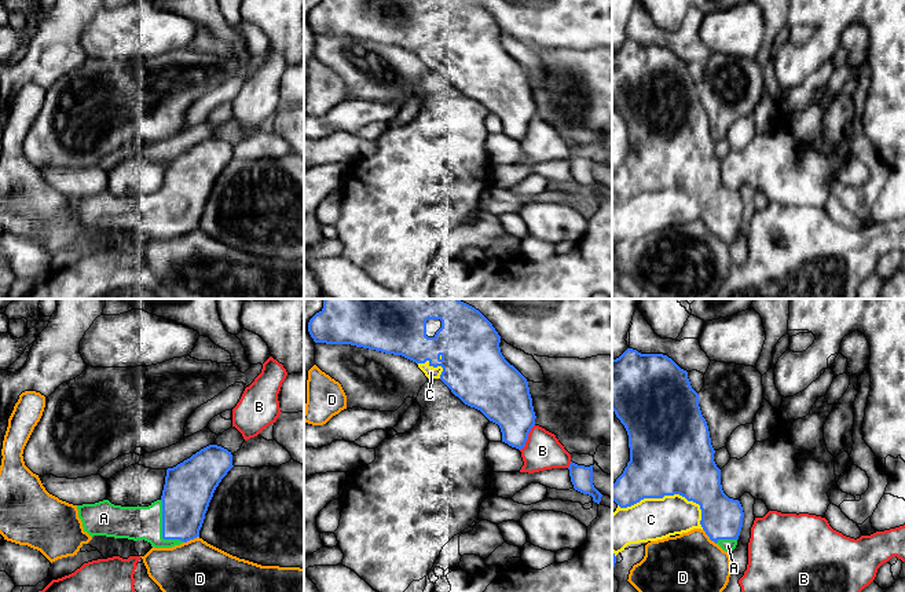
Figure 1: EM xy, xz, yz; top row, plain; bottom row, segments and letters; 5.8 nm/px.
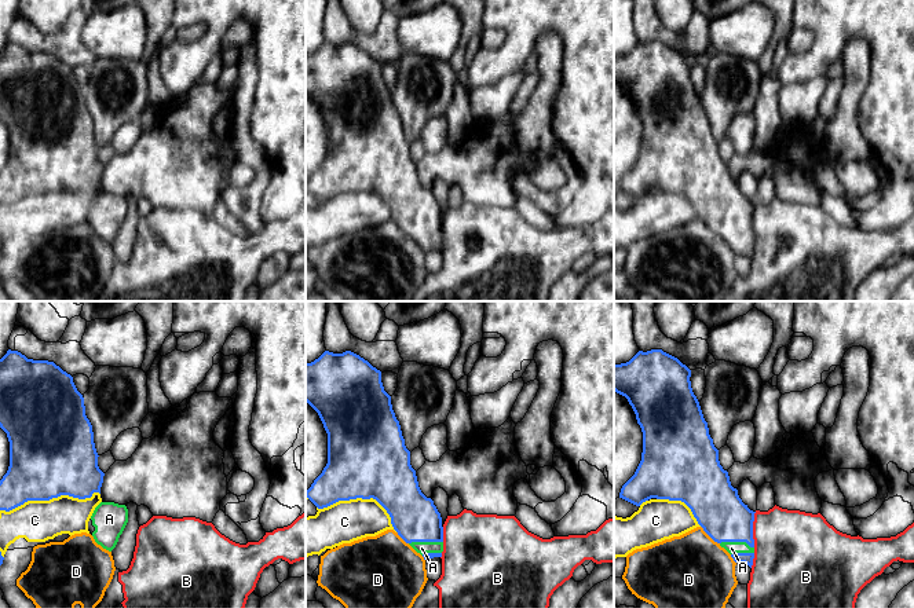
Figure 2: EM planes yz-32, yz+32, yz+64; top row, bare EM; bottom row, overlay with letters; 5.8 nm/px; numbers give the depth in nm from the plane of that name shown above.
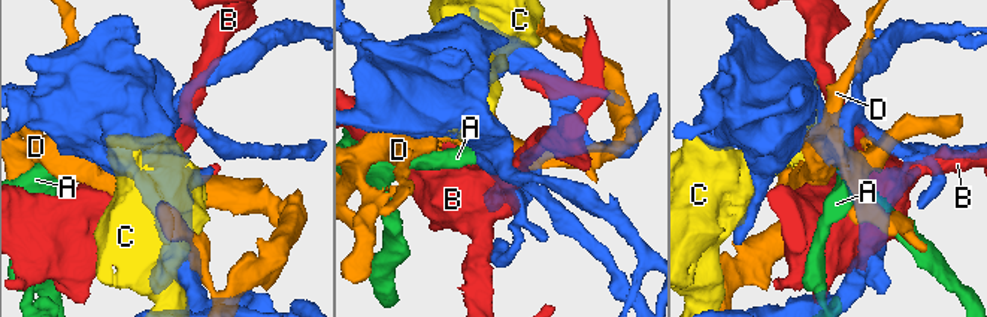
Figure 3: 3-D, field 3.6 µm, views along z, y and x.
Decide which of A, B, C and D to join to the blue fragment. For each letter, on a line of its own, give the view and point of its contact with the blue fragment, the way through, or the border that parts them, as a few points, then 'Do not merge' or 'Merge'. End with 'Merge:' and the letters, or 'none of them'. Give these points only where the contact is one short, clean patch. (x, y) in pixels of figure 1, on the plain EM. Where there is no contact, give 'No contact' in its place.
A: Touches blue at xy (162, 220). Path across: xy (186, 187), (182, 201), (162, 220), (157, 215), (135, 215). Merge
B: Touches blue at xz (527, 130). Do not merge
C: Touches blue at yz (670, 186). Do not merge
D: Touches blue at xy (190, 230). Do not merge
Merge: A

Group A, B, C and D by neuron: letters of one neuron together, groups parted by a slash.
A / B / C / D

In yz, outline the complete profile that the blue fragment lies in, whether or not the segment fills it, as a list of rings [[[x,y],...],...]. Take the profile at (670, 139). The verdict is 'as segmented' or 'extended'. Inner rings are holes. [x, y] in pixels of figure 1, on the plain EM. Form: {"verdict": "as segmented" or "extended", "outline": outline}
{"verdict": "extended", "outline": [[[627,40],[612,51],[612,102],[627,123],[630,139],[630,153],[612,176],[612,193],[627,200],[644,190],[679,186],[700,197],[700,216],[710,231],[732,244],[737,237],[744,204],[740,193],[729,190],[722,182],[708,117],[688,63],[667,47]]]}

